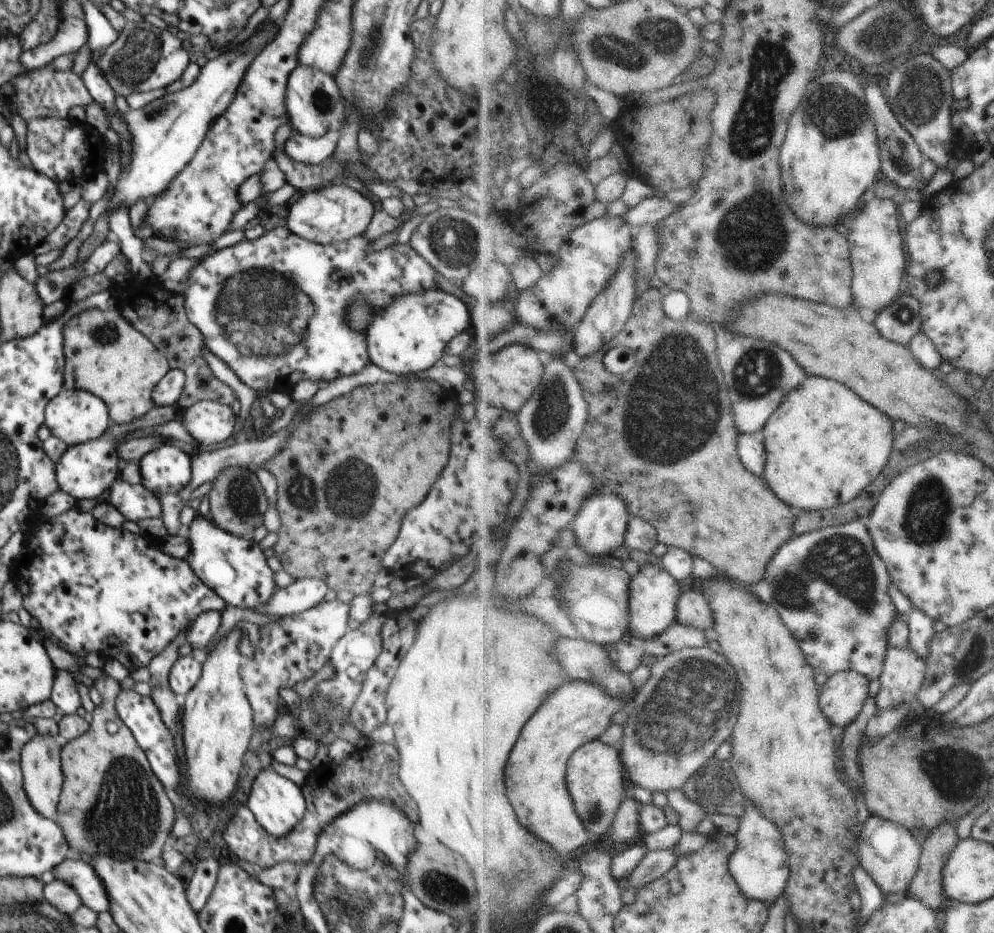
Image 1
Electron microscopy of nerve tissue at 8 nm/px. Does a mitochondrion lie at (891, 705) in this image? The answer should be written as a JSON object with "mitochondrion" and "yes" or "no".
{"mitochondrion":"no"}

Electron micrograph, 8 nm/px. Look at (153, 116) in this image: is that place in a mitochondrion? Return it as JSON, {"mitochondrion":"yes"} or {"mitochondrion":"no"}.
{"mitochondrion":"yes"}

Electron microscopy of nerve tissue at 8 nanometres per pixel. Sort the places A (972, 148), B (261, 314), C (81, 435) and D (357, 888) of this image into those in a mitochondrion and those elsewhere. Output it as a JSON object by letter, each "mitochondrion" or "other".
{"A":"other","B":"mitochondrion","C":"other","D":"mitochondrion"}

